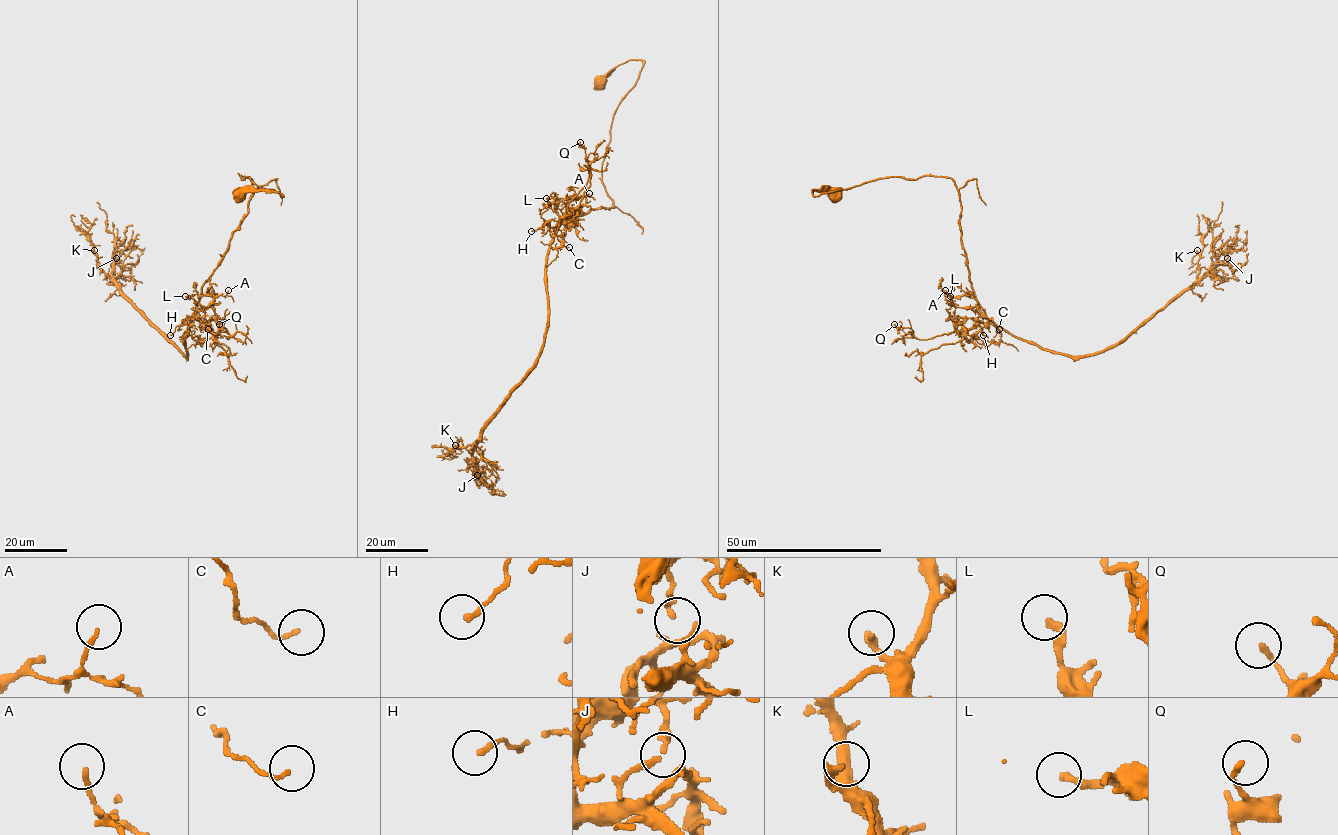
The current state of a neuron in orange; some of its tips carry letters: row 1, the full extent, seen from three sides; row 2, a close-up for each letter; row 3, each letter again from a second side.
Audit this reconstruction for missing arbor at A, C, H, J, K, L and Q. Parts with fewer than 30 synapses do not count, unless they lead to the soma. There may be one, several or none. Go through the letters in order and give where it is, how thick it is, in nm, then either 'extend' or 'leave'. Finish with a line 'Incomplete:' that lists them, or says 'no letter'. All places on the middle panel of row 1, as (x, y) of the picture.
A: place (589, 193); calibre 130 nm; leave
C: place (569, 247); calibre 100 nm; leave
H: place (531, 231); calibre 150 nm; leave
J: place (477, 475); calibre 130 nm; leave
K: place (455, 445); calibre 240 nm; extend
L: place (546, 198); calibre 220 nm; leave
Q: place (580, 142); calibre 160 nm; leave
Incomplete: K

